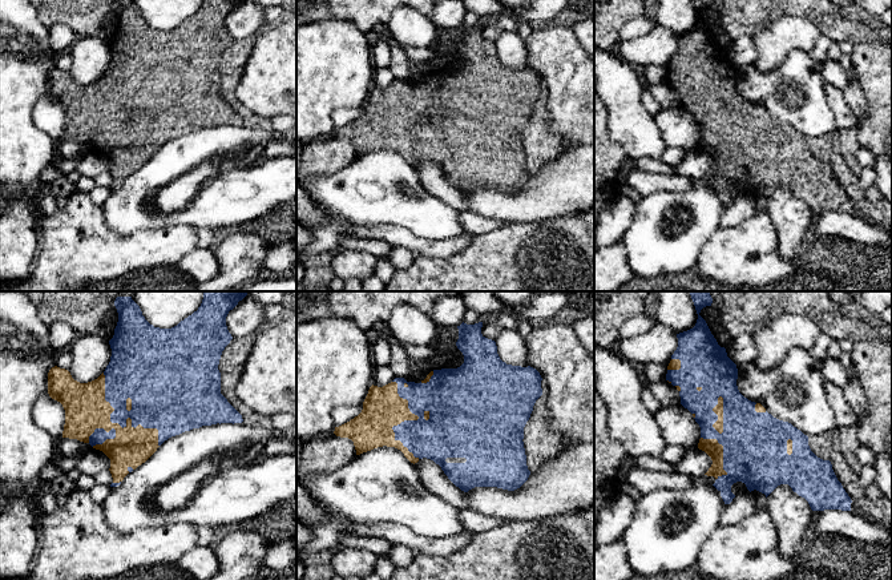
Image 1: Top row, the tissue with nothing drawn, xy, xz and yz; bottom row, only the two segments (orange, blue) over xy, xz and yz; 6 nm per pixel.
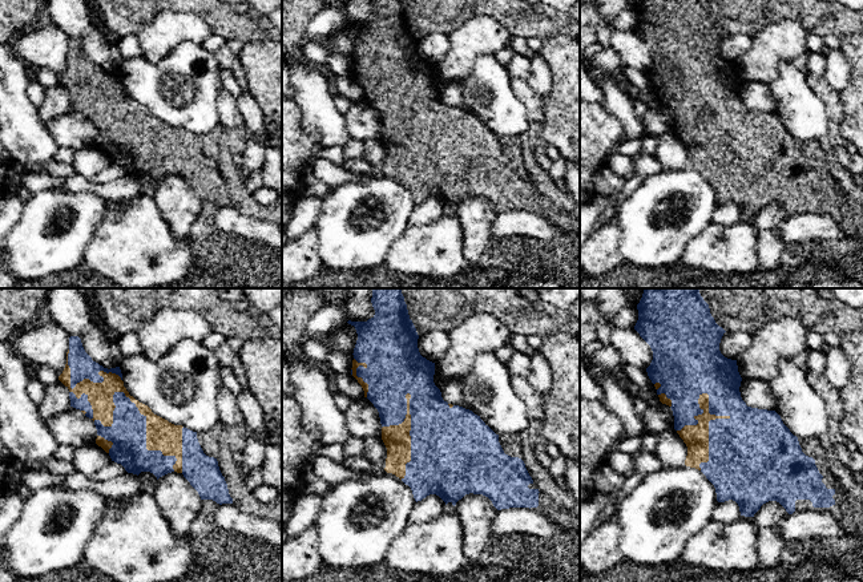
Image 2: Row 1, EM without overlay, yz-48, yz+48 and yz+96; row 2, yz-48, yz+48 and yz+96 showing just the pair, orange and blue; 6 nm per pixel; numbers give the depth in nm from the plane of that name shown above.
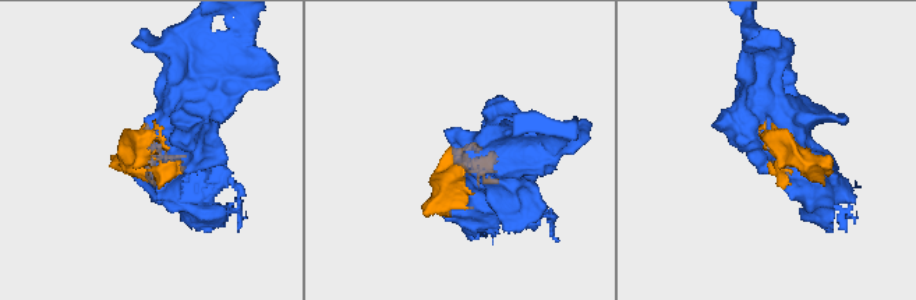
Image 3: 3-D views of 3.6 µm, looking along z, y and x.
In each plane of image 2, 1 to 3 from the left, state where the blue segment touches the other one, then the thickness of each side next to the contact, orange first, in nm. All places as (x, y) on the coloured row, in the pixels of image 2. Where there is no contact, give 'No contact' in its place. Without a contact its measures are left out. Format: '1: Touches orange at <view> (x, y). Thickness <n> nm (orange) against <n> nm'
1: Touches orange at yz-48 (113, 404). Thickness 160 nm (orange) against 220 nm
2: Touches orange at yz+48 (410, 436). Thickness 160 nm (orange) against 480 nm
3: Touches orange at yz+96 (708, 431). Thickness 150 nm (orange) against 440 nm

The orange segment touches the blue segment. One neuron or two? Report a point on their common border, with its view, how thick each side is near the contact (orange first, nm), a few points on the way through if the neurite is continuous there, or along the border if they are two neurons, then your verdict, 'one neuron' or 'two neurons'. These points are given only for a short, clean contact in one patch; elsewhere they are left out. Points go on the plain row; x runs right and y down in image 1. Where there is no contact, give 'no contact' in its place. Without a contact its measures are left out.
contact xy (121, 129); calibres 260 and 280 nm; one neuron

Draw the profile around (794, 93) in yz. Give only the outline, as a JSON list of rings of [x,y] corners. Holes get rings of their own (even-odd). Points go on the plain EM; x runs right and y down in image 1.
[[[792,51],[783,64],[772,72],[763,73],[754,64],[736,67],[739,94],[751,104],[760,105],[774,120],[788,124],[807,138],[835,136],[837,128],[835,114],[826,93],[823,63],[815,60],[811,52]]]

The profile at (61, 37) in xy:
[[[55,24],[48,31],[51,48],[55,53],[68,52],[77,39],[77,35],[65,24]]]

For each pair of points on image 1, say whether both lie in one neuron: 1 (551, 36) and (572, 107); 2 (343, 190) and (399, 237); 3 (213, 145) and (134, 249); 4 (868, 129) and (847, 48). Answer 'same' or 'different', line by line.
1: same
2: different
3: different
4: different

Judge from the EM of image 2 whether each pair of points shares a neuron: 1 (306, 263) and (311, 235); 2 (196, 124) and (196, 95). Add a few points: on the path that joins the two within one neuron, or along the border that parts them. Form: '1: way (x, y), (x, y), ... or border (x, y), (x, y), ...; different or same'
1: way (305, 257), (307, 242); same
2: way (196, 117), (196, 101); same

